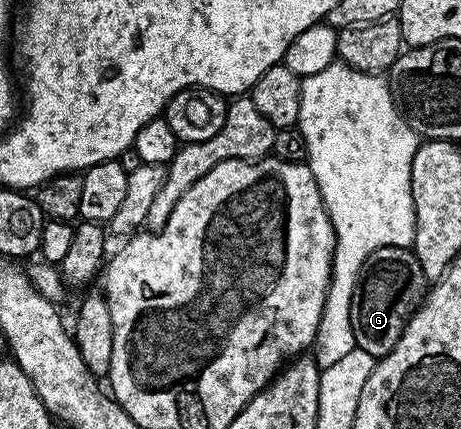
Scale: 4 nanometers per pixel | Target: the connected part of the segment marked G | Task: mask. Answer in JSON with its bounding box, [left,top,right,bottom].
[351,245,429,359]

